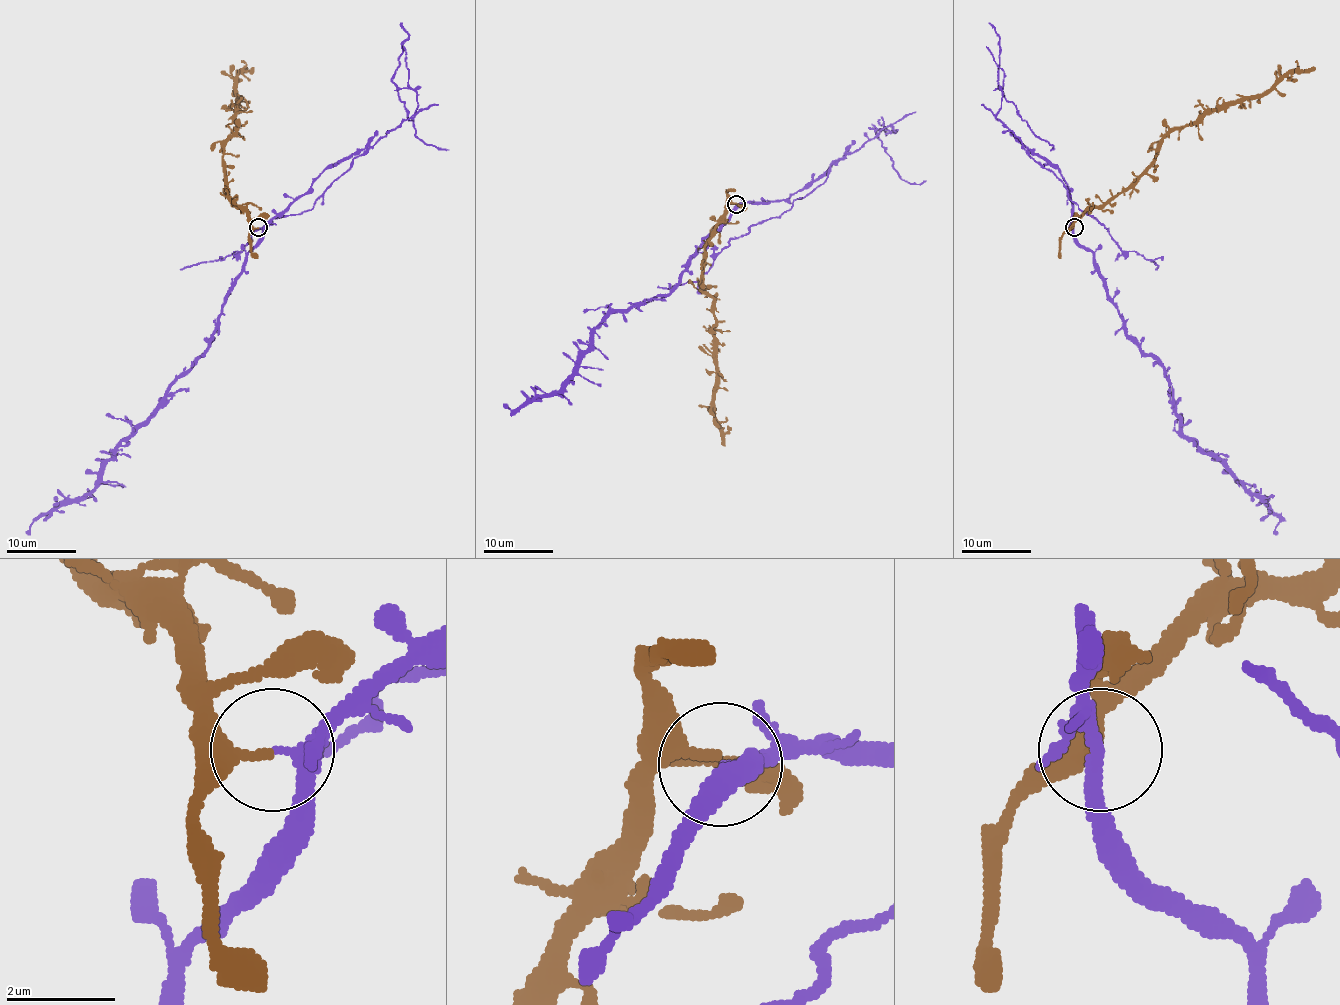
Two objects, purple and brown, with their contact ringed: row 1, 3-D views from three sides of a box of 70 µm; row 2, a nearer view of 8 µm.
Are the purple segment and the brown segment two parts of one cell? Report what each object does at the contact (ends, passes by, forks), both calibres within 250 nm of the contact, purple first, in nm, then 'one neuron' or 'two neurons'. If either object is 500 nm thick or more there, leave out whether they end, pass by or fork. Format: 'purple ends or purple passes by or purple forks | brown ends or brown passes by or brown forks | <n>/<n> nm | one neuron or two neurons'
purple passes by | brown ends | 200/200 nm | two neurons

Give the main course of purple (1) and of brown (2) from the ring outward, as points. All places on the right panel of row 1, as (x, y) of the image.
1: (1073, 227), (1073, 237), (1092, 253), (1122, 328), (1164, 369), (1178, 428), (1280, 519), (1276, 535)
2: (1073, 227), (1085, 211), (1119, 195), (1171, 131), (1266, 96), (1290, 73), (1315, 68)

